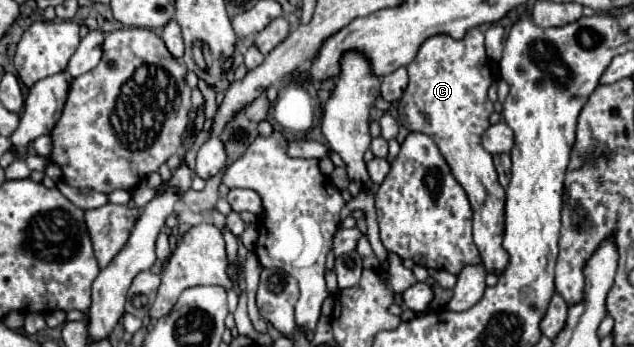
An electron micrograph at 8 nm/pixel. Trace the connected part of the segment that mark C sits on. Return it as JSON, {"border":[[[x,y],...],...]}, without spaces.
{"border":[[[470,29],[466,33],[466,37],[460,39],[460,41],[456,41],[448,35],[434,35],[434,37],[426,39],[422,43],[416,59],[408,65],[408,75],[410,75],[410,83],[408,83],[402,99],[400,99],[398,117],[408,131],[426,133],[428,137],[434,139],[442,157],[450,165],[452,175],[464,187],[468,201],[472,205],[472,211],[474,211],[474,243],[480,251],[480,257],[482,257],[486,271],[502,273],[502,269],[508,263],[508,253],[502,247],[506,193],[504,193],[504,187],[498,183],[498,175],[496,175],[496,169],[492,165],[492,155],[480,143],[480,135],[490,127],[488,119],[494,111],[494,105],[488,99],[488,89],[492,85],[492,71],[490,71],[490,61],[488,61],[486,49],[484,49],[482,31]]]}

